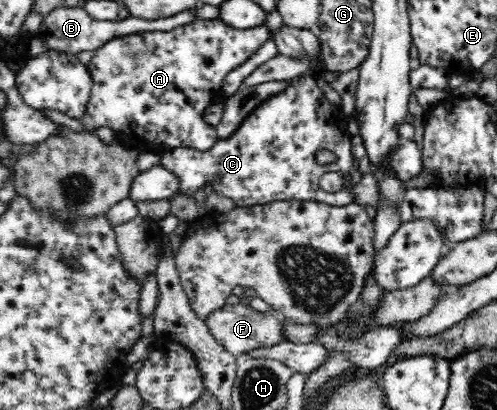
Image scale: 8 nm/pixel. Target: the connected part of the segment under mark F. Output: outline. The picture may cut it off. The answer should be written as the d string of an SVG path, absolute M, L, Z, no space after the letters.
M241 303L224 304L224 307L213 311L204 320L214 339L224 346L226 351L234 355L248 353L259 347L270 347L282 343L282 339L284 339L284 324L282 324L282 319L278 314L258 312Z

